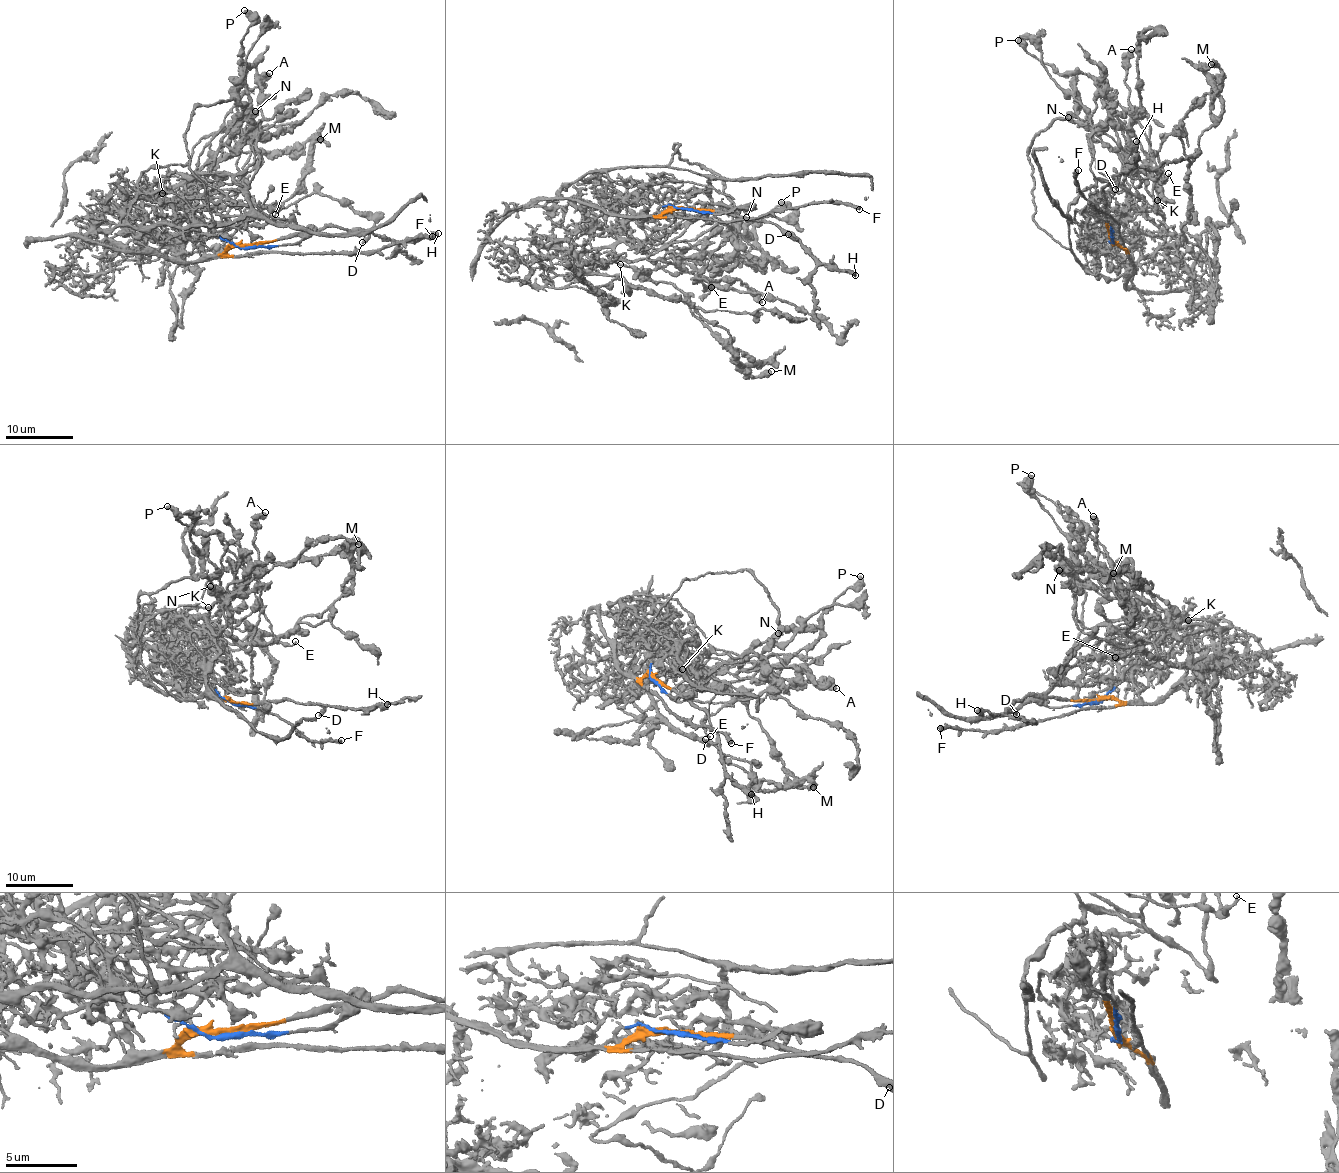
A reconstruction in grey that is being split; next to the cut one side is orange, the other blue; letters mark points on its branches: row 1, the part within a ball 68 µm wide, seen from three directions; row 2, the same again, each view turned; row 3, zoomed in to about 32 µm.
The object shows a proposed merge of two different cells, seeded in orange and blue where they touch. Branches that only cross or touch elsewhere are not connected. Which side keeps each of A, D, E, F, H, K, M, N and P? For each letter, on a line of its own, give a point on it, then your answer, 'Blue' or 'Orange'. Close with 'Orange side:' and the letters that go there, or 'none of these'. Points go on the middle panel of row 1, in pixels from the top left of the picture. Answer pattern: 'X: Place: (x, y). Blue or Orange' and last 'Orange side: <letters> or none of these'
A: Place: (762, 302). Blue
D: Place: (788, 234). Orange
E: Place: (711, 287). Blue
F: Place: (859, 209). Orange
H: Place: (855, 275). Orange
K: Place: (620, 264). Blue
M: Place: (771, 371). Blue
N: Place: (746, 217). Blue
P: Place: (781, 202). Blue
Orange side: D, F, H

